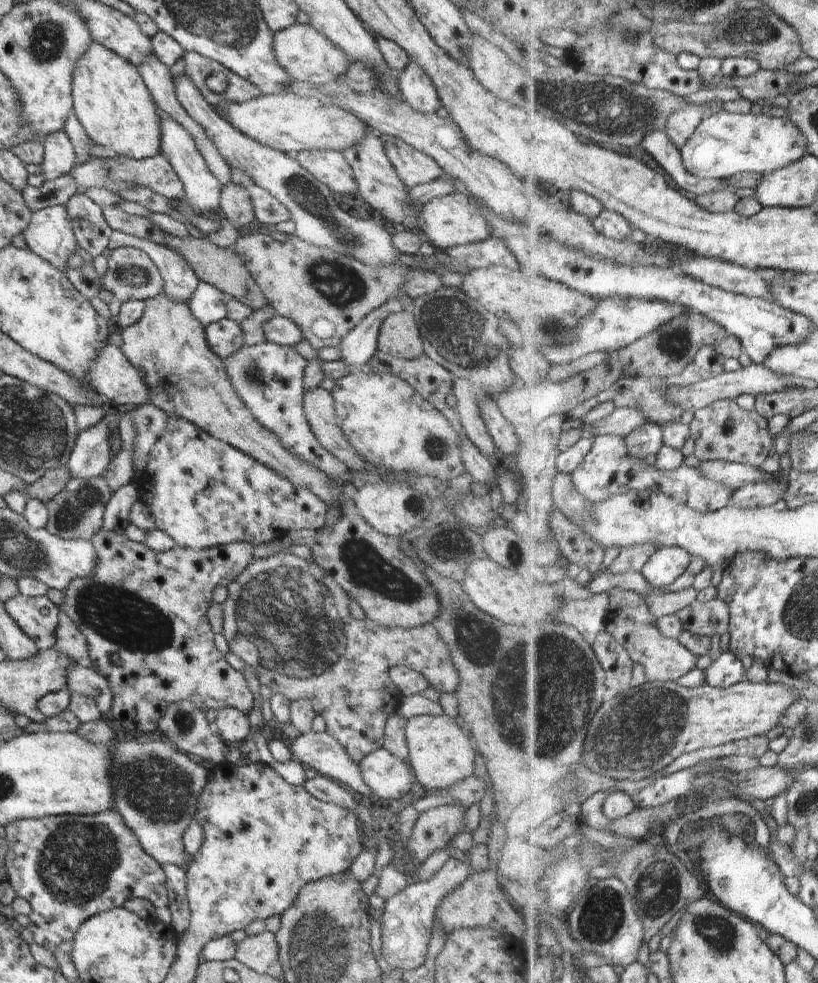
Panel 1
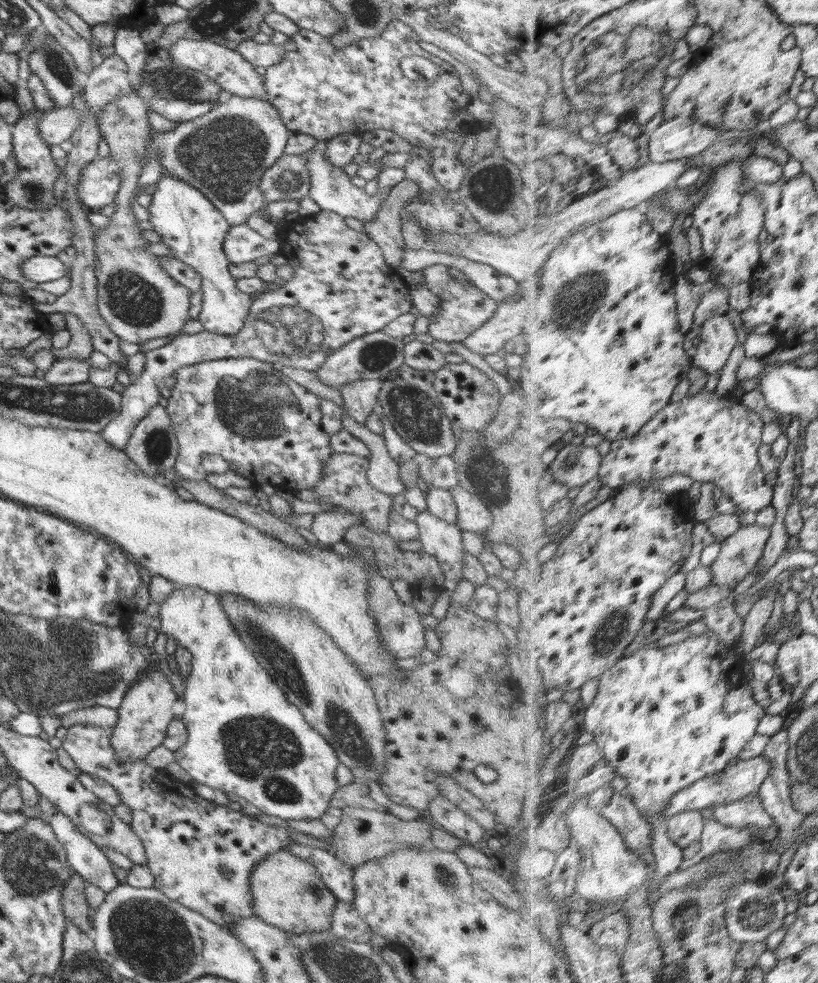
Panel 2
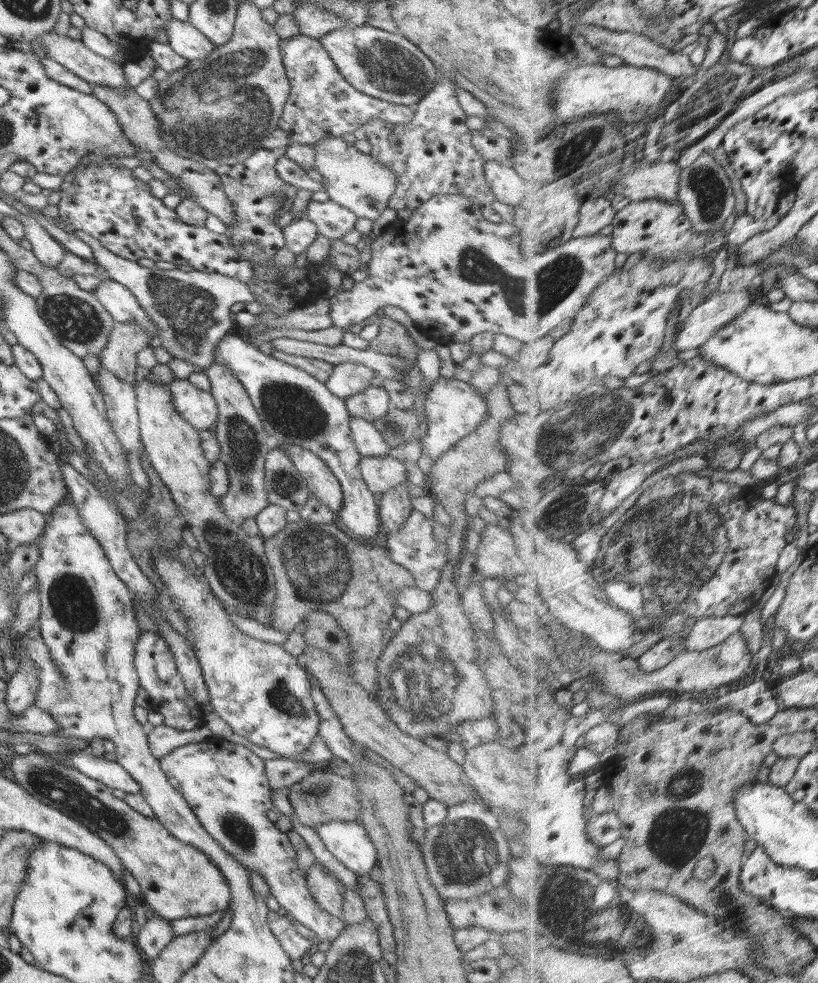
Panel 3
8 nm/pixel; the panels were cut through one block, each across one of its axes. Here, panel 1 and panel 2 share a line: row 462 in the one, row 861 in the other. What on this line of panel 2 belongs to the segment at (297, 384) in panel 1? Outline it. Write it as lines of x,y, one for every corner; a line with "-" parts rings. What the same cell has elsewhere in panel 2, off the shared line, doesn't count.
291,842
286,851
313,864
315,872
319,872
320,878
337,899
353,902
355,897
353,867
344,864
344,861
336,858
334,853
320,850
320,848
304,846
297,842

